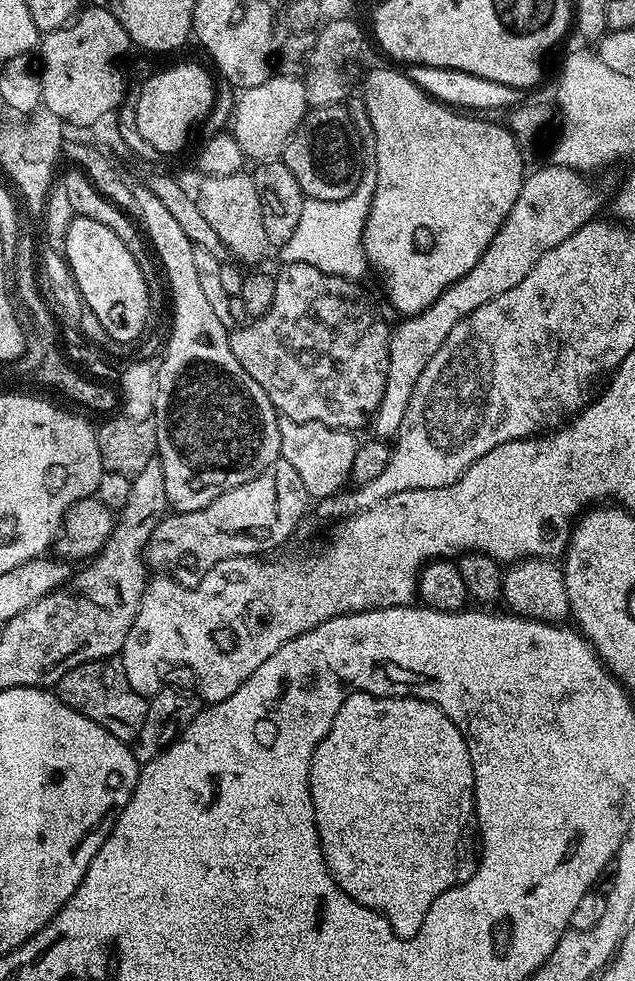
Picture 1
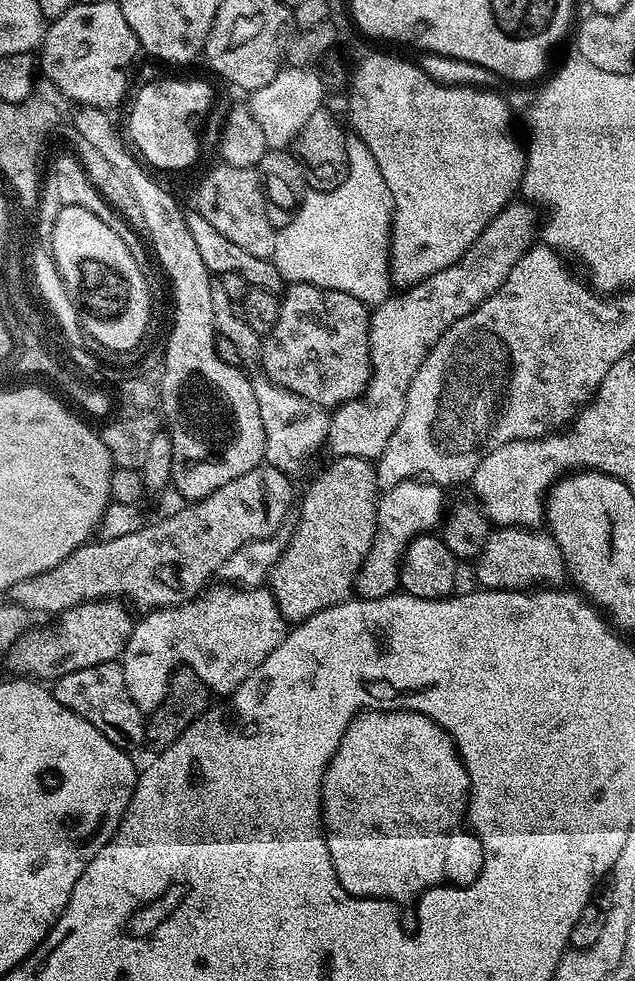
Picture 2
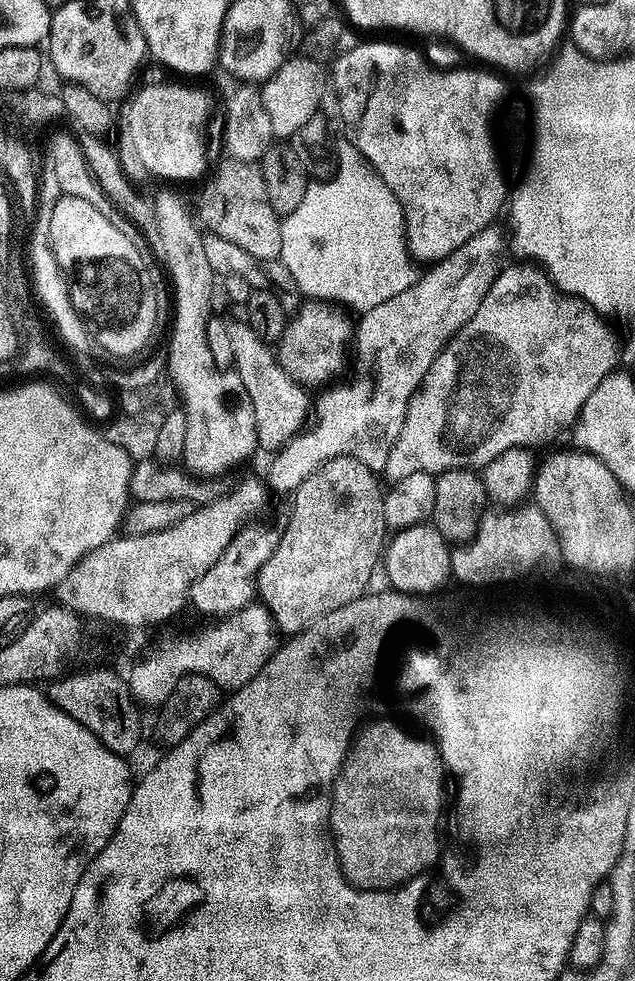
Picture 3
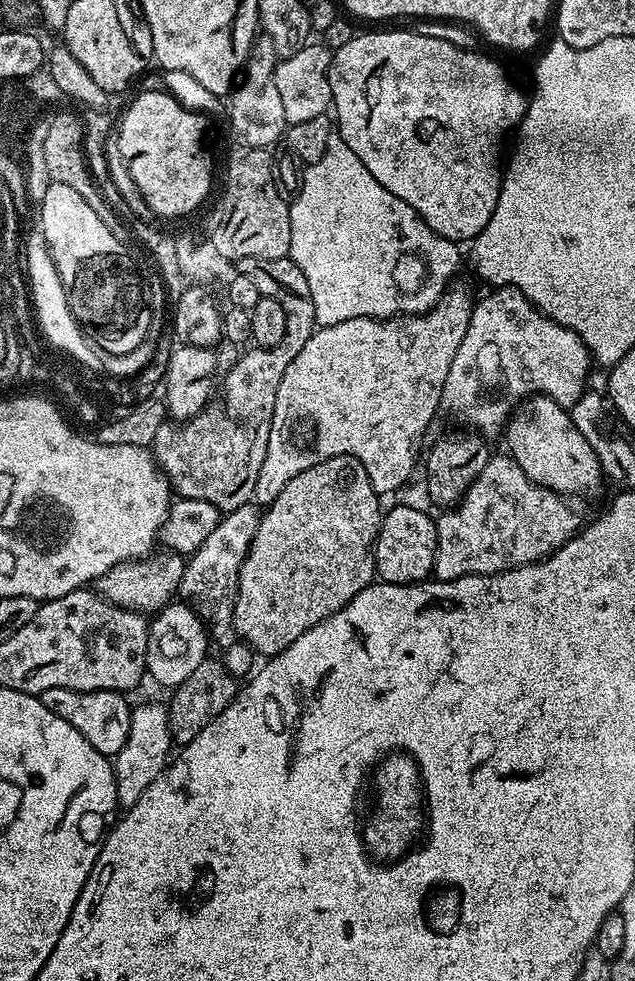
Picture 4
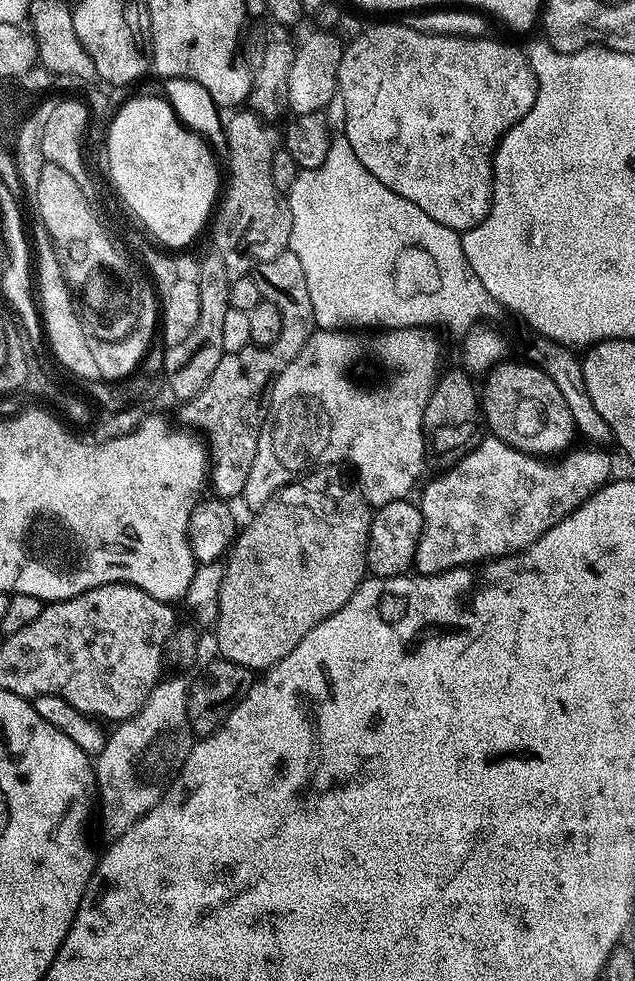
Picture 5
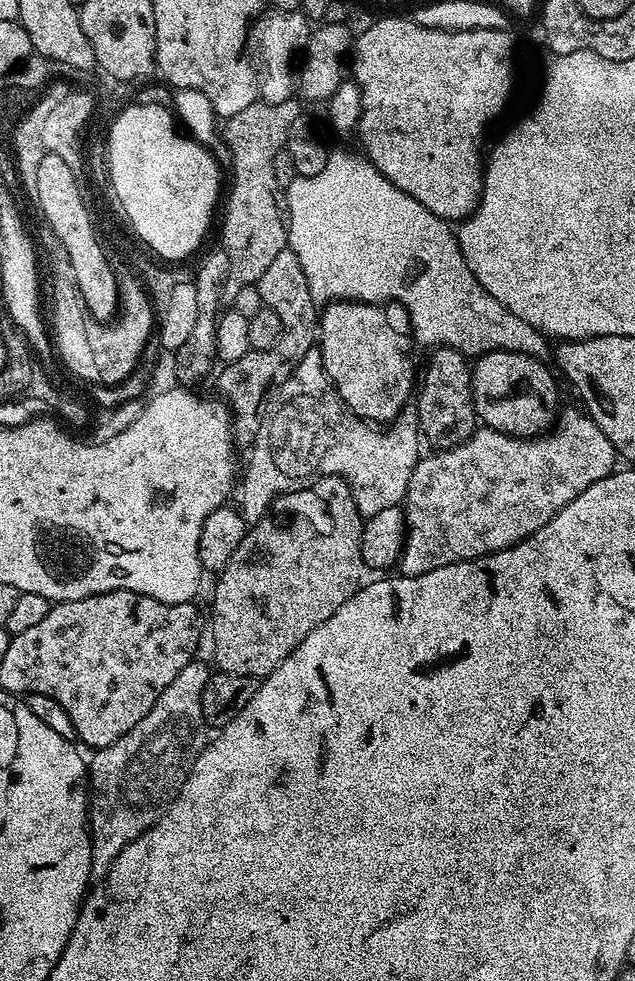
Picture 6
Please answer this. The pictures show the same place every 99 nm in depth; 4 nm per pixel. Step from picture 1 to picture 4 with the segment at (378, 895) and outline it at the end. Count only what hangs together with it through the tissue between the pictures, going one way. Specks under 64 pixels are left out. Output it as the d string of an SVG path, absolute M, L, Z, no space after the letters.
M394 752L384 757L374 769L374 780L376 776L376 792L380 795L380 813L372 820L372 828L365 827L362 835L364 837L364 847L377 861L395 862L401 856L407 856L413 847L412 835L416 832L416 827L422 824L422 809L425 807L424 785L420 783L420 771L416 761L407 752Z

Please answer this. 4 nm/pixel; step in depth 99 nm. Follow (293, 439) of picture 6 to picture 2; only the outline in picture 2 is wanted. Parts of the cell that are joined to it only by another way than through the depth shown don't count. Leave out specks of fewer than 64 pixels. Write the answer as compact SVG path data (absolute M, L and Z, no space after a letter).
M523 203L506 205L489 222L486 230L482 230L470 250L458 258L458 262L446 266L446 270L438 270L438 274L428 276L421 284L389 296L371 309L372 377L359 400L341 404L331 413L326 448L332 451L333 457L353 456L375 461L382 450L386 450L390 434L394 434L398 422L402 422L410 382L414 382L414 374L418 374L430 350L444 337L446 330L454 326L454 322L466 318L466 314L500 291L510 270L533 247L535 240L532 239L538 236L537 209L531 203Z

